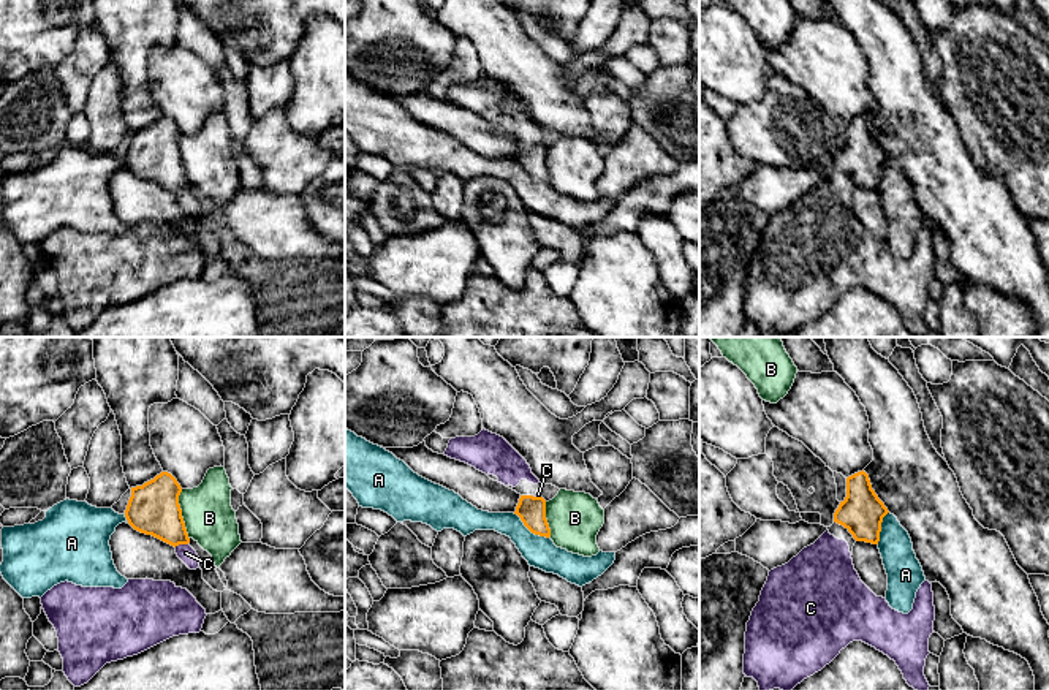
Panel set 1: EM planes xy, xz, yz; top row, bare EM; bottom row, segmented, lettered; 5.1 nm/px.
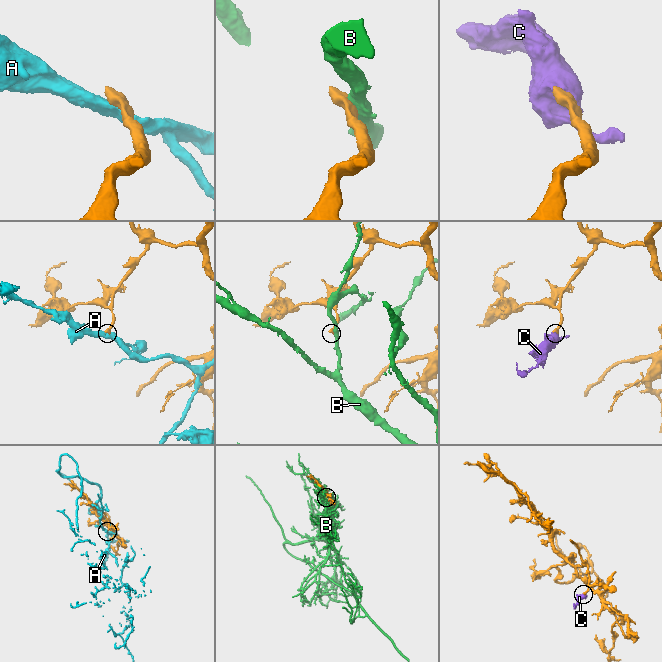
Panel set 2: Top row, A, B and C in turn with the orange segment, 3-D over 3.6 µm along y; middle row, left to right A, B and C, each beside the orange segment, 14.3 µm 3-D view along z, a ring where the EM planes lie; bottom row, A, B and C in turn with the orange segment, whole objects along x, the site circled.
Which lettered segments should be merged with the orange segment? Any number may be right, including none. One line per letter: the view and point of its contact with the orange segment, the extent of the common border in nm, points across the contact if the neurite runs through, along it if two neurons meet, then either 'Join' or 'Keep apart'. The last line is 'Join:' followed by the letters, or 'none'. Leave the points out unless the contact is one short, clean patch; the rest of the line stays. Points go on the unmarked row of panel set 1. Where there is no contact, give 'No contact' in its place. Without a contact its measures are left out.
A: Touches orange at xz (530, 176). Shared border 220 nm. Keep apart
B: Touches orange at xy (181, 160). Shared border 260 nm. Boundary: xy (181, 135), (179, 154), (189, 184). Keep apart
C: Touches orange at xy (181, 189). Shared border 80 nm. Join
Join: C

